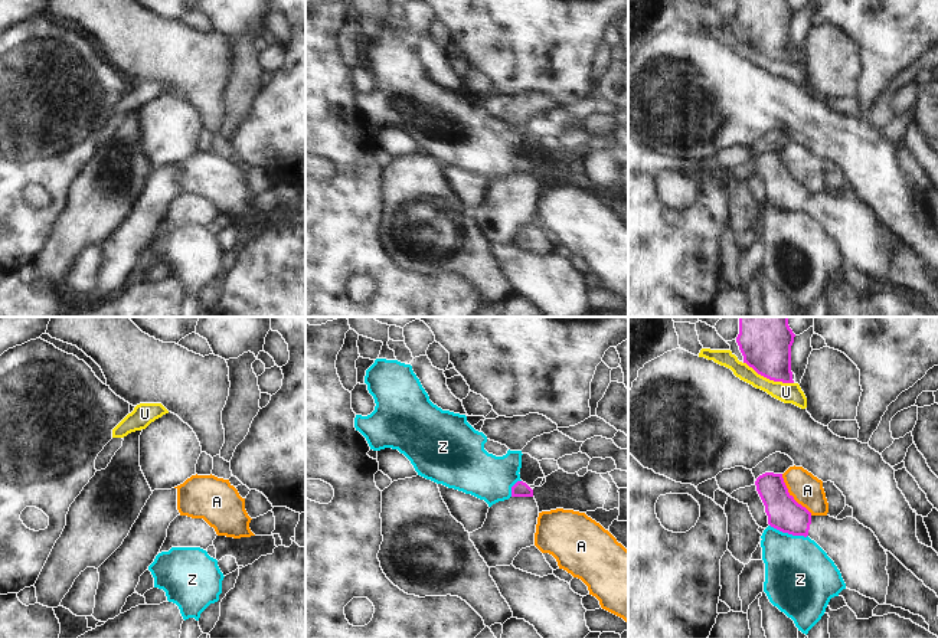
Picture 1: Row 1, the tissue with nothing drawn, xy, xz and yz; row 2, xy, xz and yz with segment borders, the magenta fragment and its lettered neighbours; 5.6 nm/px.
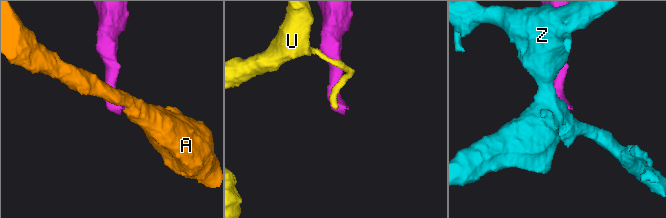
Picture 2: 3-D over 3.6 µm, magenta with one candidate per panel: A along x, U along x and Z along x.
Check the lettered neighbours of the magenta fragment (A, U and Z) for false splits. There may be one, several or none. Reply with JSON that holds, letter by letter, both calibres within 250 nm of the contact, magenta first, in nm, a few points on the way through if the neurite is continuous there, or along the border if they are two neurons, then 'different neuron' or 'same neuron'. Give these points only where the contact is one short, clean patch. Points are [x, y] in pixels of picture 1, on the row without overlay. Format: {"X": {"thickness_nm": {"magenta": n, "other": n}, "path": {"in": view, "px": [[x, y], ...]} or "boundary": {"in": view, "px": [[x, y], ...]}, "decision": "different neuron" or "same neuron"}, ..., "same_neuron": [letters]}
{"A": {"thickness_nm": {"magenta": 190, "other": 180}, "boundary": {"in": "yz", "px": [[781, 151], [787, 169], [811, 192]]}, "decision": "different neuron"}, "U": {"thickness_nm": {"magenta": 280, "other": 110}, "boundary": {"in": "yz", "px": [[744, 39], [770, 56], [793, 61]]}, "decision": "different neuron"}, "Z": {"thickness_nm": {"magenta": 190, "other": 380}, "boundary": {"in": "yz", "px": [[770, 202], [783, 209], [807, 213]]}, "decision": "different neuron"}, "same_neuron": []}

